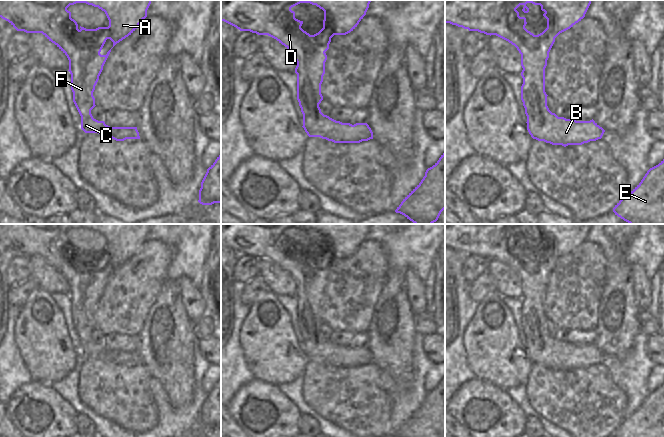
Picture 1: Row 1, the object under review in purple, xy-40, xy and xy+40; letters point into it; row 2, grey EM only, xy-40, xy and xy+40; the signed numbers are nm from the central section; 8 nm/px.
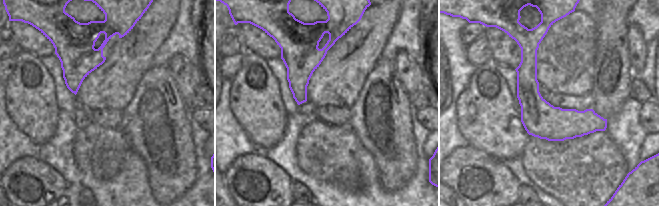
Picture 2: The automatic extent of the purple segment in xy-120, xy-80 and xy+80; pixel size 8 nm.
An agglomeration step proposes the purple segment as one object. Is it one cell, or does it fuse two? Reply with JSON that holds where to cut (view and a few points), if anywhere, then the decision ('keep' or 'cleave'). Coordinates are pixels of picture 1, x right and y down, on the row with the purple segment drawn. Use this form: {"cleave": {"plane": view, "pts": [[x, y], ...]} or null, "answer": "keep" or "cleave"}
{"cleave": null, "answer": "keep"}

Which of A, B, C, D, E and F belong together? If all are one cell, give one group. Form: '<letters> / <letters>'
A B C D E F

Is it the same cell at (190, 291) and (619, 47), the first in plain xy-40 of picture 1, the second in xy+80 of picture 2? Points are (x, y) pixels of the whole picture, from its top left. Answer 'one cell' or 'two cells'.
two cells

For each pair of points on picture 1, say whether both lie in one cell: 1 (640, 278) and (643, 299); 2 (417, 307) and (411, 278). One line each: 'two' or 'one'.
1: one
2: one

